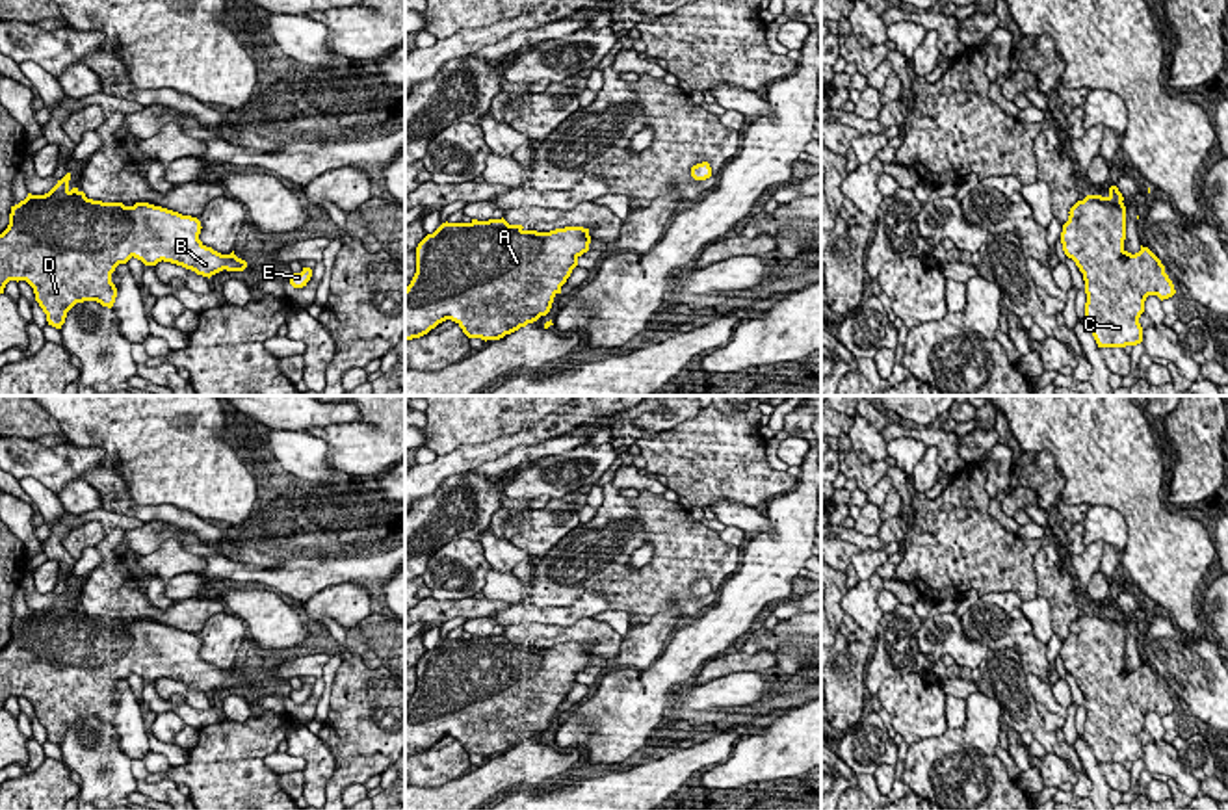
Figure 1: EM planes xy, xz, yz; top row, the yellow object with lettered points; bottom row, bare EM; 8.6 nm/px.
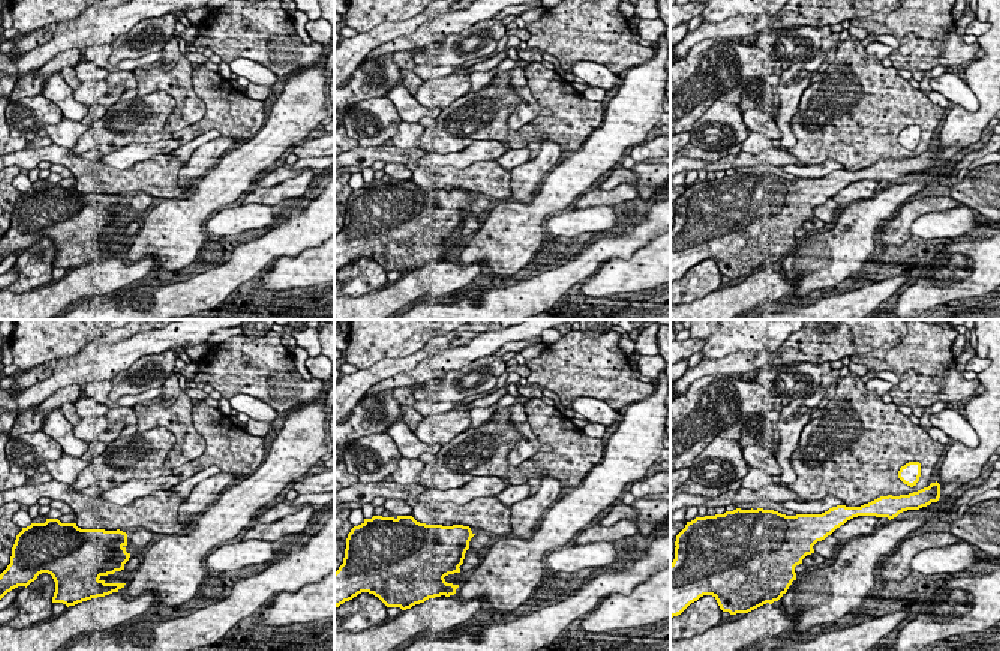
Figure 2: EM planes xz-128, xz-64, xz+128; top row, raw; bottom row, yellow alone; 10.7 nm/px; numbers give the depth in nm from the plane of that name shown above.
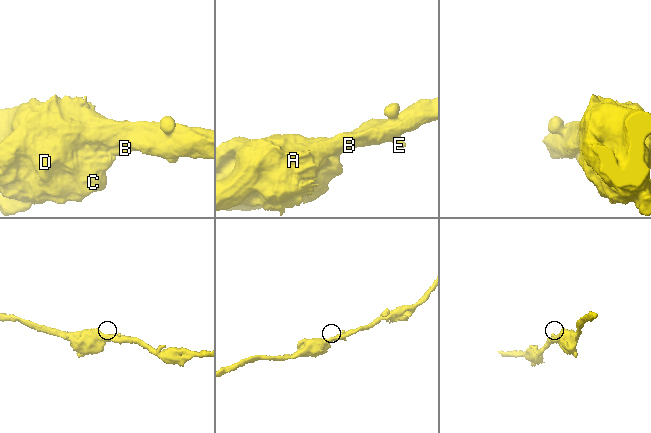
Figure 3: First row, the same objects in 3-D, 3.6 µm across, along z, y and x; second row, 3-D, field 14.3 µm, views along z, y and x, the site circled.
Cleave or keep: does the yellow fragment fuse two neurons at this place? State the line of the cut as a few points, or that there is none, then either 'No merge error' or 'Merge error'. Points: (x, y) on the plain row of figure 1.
No split. No merge error

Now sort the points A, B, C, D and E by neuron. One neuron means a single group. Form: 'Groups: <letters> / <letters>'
Groups: A B C D E

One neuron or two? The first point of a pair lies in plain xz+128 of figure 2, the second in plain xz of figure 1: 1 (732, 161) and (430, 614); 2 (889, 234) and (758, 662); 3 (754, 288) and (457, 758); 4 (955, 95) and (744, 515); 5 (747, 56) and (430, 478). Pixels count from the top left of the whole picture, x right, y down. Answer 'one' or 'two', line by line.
1: two
2: one
3: two
4: one
5: two

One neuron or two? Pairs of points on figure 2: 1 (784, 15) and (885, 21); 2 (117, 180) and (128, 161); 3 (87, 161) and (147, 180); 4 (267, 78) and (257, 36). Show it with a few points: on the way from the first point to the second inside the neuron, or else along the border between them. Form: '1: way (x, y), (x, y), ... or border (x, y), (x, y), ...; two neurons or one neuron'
1: border (870, 15), (849, 20); two neurons
2: border (155, 153), (126, 168), (114, 168), (99, 161); two neurons
3: way (102, 176), (107, 180), (132, 180); one neuron
4: border (230, 62), (248, 57), (267, 66), (279, 78); two neurons

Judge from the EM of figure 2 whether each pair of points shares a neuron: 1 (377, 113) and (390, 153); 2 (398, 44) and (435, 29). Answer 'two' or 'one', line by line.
1: two
2: one

